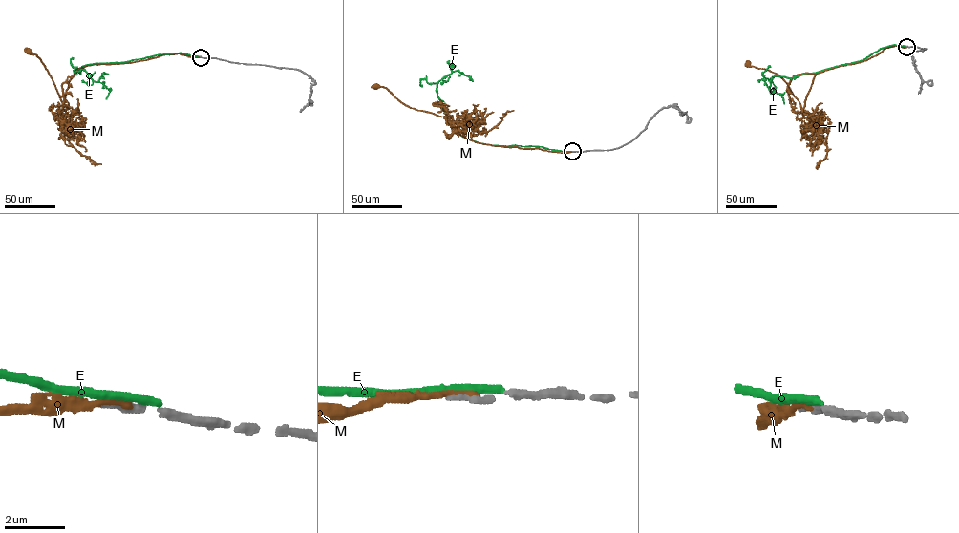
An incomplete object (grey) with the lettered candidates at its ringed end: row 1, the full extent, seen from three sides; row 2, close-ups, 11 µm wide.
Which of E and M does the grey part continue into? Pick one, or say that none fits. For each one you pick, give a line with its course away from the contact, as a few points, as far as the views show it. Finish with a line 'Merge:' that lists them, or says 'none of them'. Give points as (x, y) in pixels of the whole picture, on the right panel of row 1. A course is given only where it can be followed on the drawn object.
M: course (906, 47), (884, 48), (864, 60), (816, 74), (802, 111), (799, 100), (781, 77), (747, 64)
Merge: M

